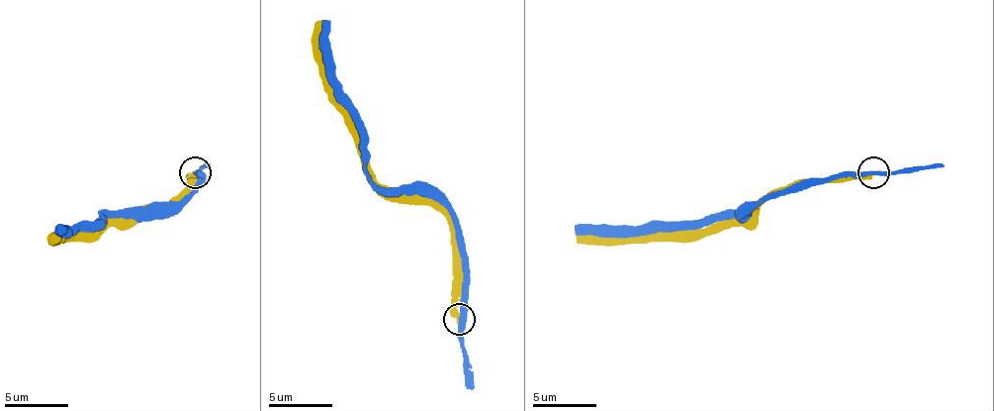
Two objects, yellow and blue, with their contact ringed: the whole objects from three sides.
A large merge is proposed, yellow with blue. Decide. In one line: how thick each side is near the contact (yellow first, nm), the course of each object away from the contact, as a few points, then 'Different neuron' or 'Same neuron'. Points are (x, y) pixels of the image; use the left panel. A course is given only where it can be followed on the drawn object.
Thickness 460 nm (yellow) against 360 nm. Course of yellow: (195, 172), (186, 188), (166, 204), (132, 210), (100, 233), (58, 236), (52, 242). Course of blue: (195, 172), (199, 178), (192, 191), (179, 204), (157, 210), (123, 210), (100, 223), (58, 233). Different neuron

